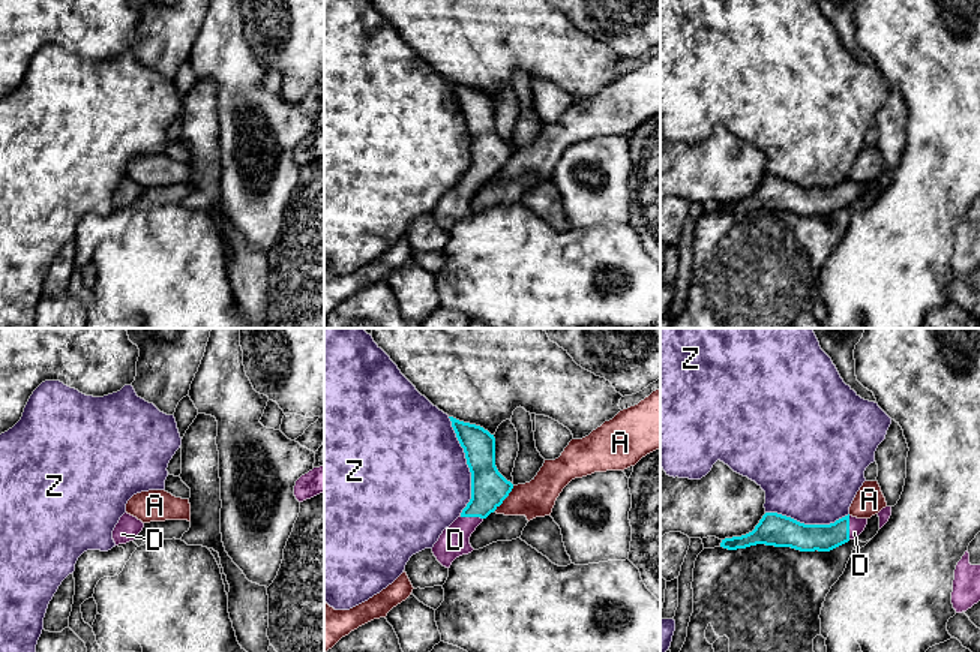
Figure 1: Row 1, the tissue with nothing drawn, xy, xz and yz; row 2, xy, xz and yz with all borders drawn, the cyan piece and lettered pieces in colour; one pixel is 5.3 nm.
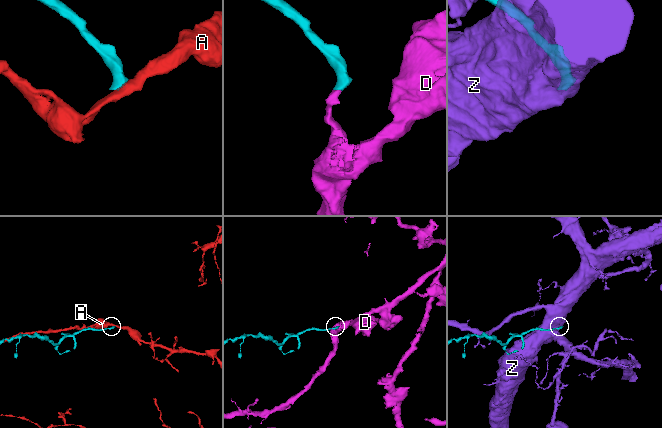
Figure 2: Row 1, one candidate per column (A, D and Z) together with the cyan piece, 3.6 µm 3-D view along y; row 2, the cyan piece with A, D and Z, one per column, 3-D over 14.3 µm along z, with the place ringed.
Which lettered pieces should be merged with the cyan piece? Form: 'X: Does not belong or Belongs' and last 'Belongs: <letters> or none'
A: Does not belong
D: Belongs
Z: Does not belong
Belongs: D

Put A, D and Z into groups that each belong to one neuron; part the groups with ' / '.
A / D / Z

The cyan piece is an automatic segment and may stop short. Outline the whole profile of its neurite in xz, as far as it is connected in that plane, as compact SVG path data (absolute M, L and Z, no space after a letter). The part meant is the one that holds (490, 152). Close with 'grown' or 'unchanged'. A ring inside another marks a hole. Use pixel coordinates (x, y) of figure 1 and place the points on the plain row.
M449 82L471 136L471 163L432 211L434 220L446 232L450 232L456 222L474 214L470 208L471 198L513 153L495 130L494 99L480 90Z; grown

